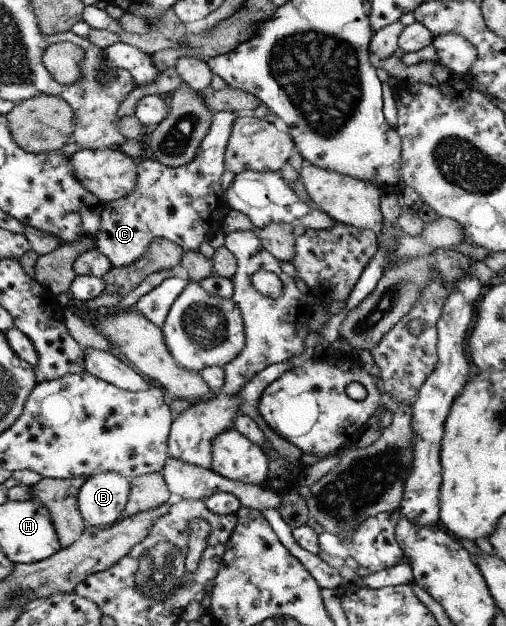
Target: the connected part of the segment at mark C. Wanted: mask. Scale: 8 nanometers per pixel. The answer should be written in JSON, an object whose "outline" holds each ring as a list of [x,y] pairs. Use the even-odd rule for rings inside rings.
{"outline":[[[230,110],[213,113],[212,124],[196,156],[184,166],[167,167],[148,155],[138,161],[136,190],[126,198],[105,203],[100,214],[100,232],[94,238],[96,248],[114,267],[136,262],[154,238],[166,238],[183,250],[198,251],[201,242],[214,236],[230,210],[222,190],[222,174],[234,120],[236,113]]]}

